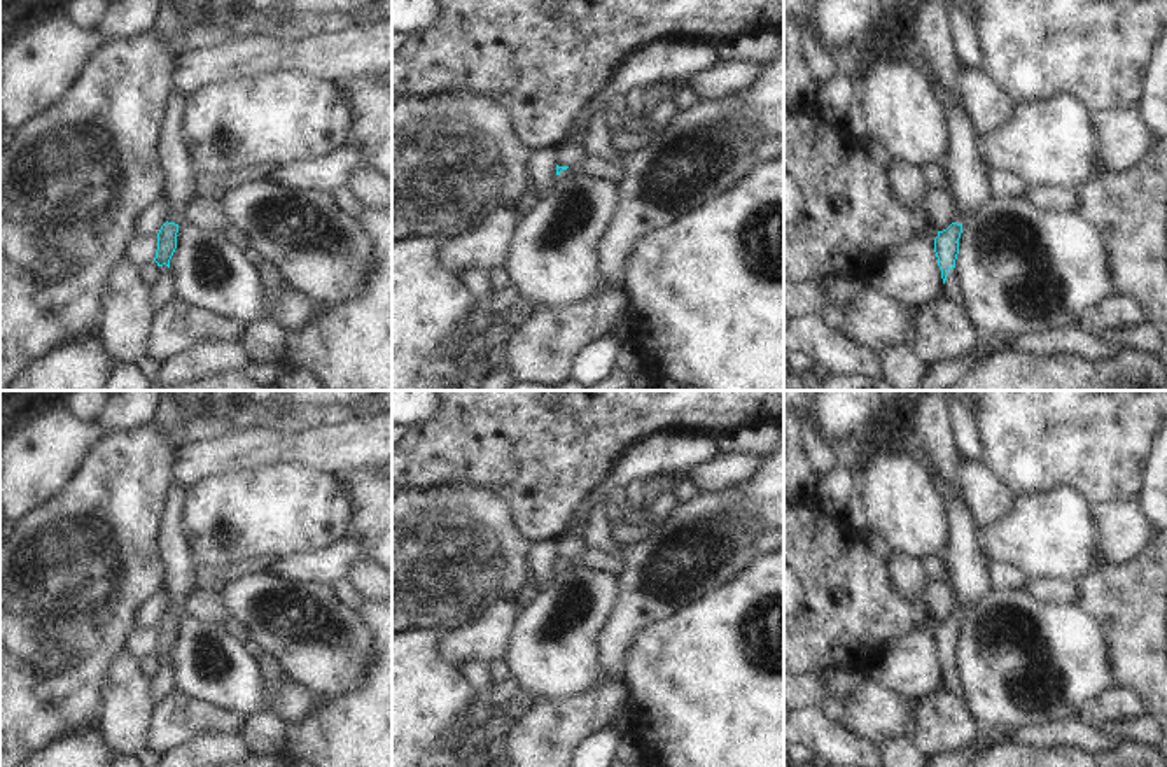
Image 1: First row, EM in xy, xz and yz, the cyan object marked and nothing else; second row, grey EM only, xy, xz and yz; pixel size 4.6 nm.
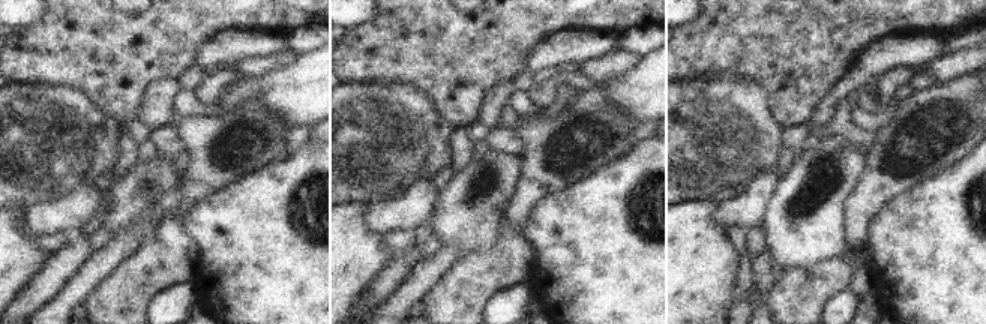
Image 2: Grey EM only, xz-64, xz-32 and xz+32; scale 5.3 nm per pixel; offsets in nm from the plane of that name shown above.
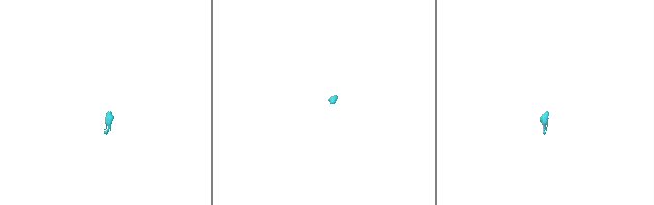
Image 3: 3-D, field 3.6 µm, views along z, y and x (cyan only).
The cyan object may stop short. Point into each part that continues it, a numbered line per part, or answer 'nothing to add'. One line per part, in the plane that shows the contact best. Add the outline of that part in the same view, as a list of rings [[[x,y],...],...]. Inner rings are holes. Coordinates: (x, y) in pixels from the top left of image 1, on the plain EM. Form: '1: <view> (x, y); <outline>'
1: xy (175, 554); [[[171,482],[157,531],[157,552],[164,567],[163,588],[170,604],[166,613],[180,616],[182,601],[194,587],[192,571],[198,564],[182,524],[185,510],[185,489]]]
2: yz (952, 683); [[[955,660],[948,662],[943,685],[968,707],[966,692],[959,683]]]

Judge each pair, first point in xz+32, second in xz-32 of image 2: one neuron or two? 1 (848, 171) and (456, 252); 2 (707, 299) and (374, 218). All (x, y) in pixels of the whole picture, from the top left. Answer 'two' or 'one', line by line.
1: two
2: two

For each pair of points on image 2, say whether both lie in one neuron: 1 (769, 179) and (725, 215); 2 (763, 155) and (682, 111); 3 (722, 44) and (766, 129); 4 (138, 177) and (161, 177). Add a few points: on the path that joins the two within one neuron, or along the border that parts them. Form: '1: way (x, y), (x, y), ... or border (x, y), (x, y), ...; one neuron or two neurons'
1: way (760, 189), (736, 213); one neuron
2: way (743, 141), (725, 135), (706, 135), (701, 131); one neuron
3: border (703, 75), (748, 77), (766, 98); two neurons
4: way (144, 177), (155, 177); one neuron

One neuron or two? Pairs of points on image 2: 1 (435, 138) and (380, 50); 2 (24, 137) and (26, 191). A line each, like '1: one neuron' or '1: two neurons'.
1: two neurons
2: one neuron

